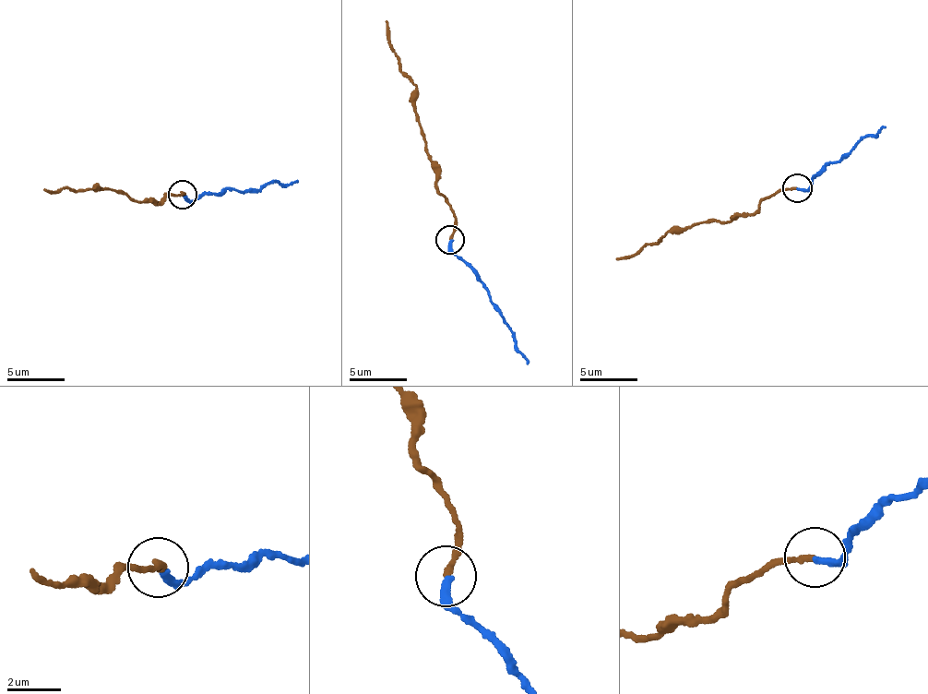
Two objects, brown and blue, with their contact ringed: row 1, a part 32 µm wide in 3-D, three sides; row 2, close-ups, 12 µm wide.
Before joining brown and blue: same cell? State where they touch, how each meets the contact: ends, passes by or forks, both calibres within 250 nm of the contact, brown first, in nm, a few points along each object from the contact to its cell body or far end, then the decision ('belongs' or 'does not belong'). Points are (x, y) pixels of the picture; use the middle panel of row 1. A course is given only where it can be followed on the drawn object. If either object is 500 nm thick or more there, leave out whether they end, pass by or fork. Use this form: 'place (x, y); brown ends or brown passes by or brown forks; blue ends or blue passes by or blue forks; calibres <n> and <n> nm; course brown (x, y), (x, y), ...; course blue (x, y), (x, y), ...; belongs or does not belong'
place (450, 239); brown ends; blue ends; calibres 240 and 300 nm; course brown (449, 240), (455, 209), (435, 185), (435, 161), (426, 149), (412, 81), (400, 70), (386, 21); course blue (451, 240), (456, 255), (489, 293), (496, 311), (513, 332), (514, 347), (529, 363); belongs

